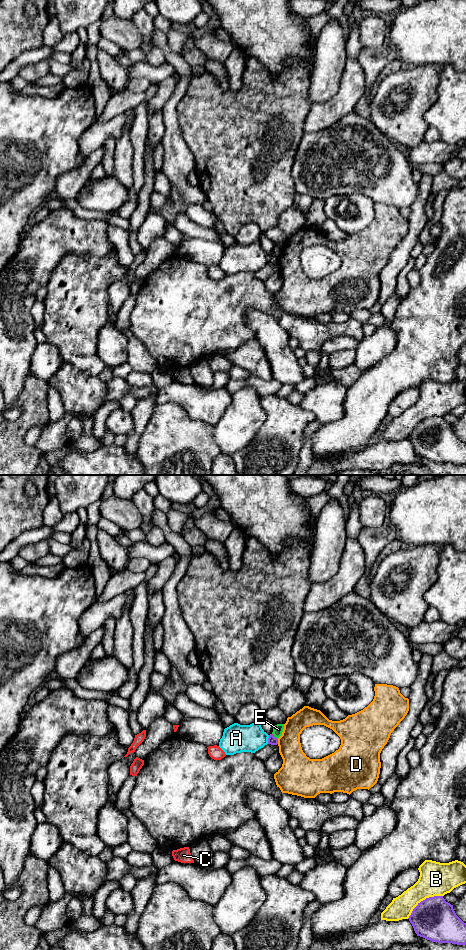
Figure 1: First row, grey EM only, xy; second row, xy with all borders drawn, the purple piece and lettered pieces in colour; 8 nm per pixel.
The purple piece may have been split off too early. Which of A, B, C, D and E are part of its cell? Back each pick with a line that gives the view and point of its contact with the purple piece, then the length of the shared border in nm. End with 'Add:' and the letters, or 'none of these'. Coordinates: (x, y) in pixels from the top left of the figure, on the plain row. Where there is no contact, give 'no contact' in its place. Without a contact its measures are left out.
Add: none of these

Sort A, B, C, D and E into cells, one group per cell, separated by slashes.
A / B / C / D / E

